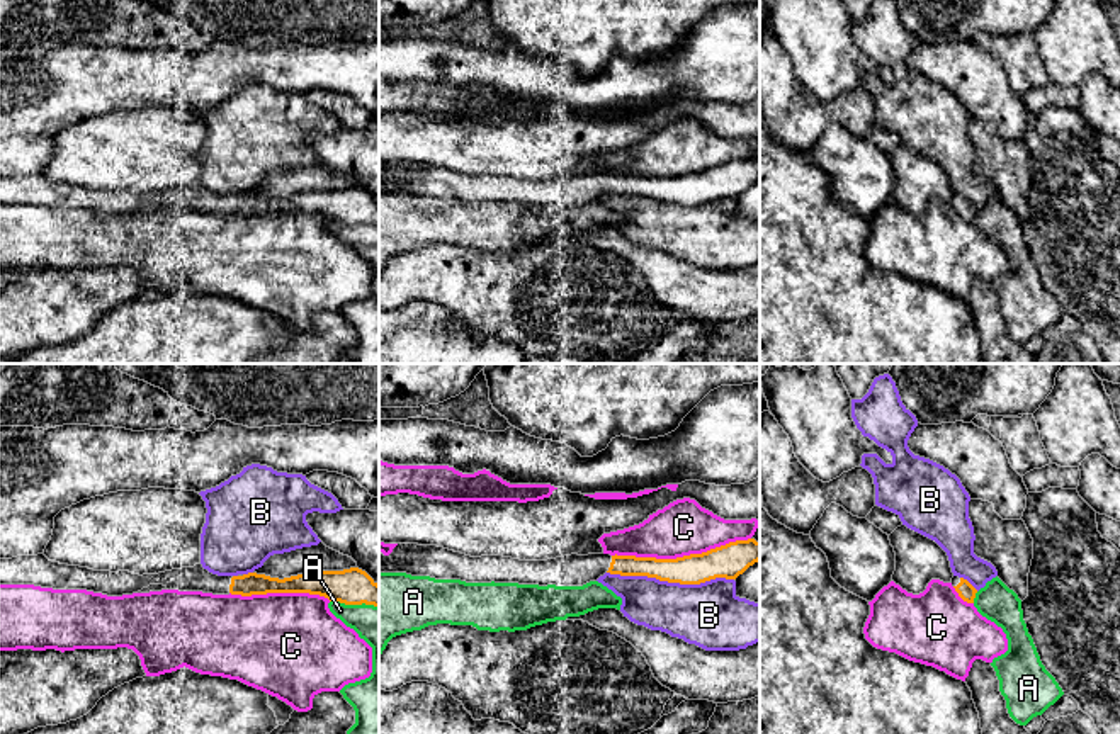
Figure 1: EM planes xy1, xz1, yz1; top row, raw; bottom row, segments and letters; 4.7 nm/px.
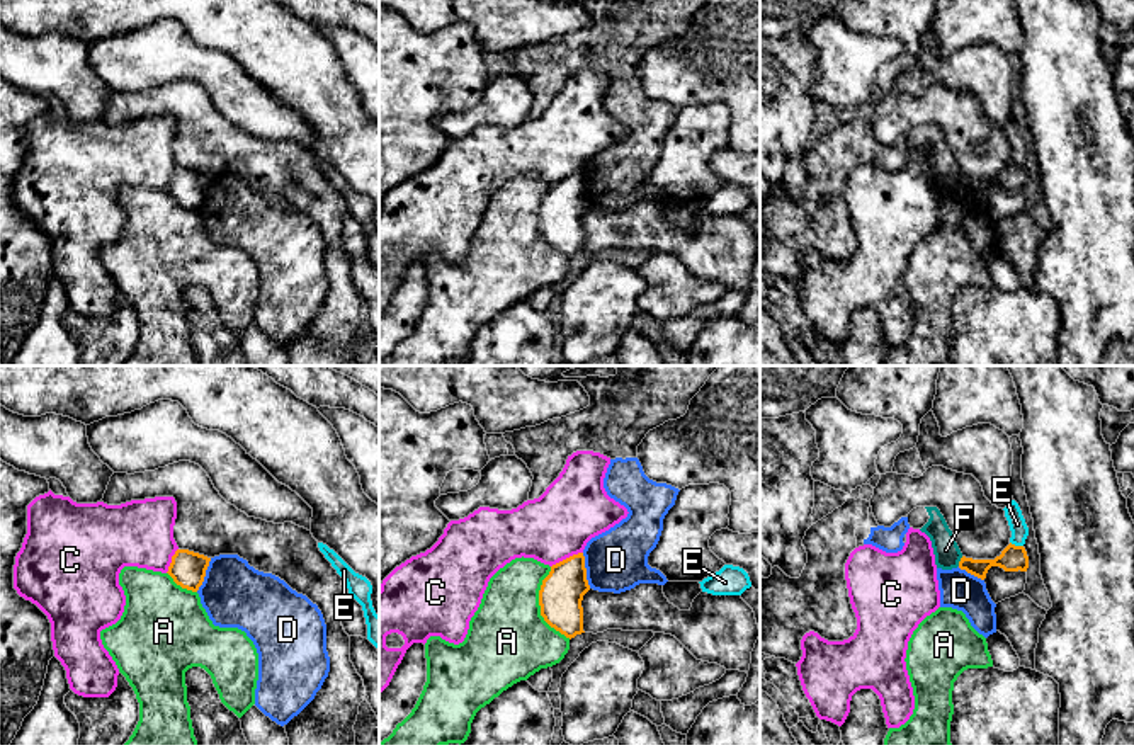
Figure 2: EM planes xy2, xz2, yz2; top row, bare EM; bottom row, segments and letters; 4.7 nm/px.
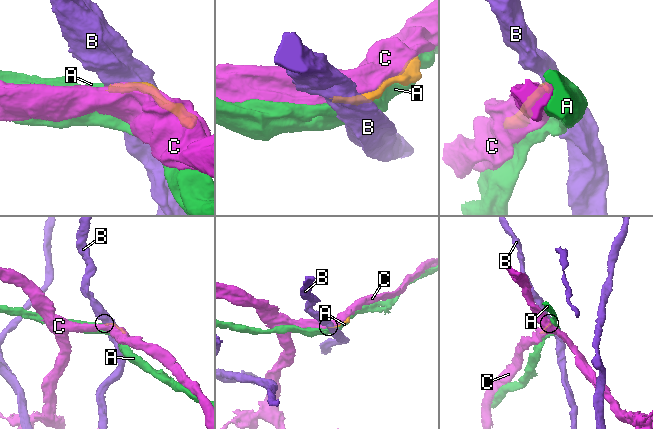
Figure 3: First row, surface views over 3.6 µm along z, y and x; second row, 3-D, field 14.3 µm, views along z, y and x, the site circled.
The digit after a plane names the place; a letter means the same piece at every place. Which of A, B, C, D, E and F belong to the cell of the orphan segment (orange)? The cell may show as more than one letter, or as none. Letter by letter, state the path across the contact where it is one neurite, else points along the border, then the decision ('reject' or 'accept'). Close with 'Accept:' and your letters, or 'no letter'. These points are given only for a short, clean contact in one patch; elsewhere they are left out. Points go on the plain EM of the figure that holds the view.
A: reject
B: reject
C: reject
D: along xz2 (582, 172), (585, 198), (590, 206) | reject
E: along yz2 (1010, 160), (1022, 165) | reject
F: along yz2 (963, 176), (958, 184) | reject
Accept: no letter

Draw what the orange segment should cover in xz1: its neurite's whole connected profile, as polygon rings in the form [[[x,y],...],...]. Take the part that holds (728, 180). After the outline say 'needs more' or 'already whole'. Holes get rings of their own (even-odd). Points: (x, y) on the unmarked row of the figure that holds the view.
[[[736,160],[702,173],[676,178],[636,175],[564,175],[547,180],[520,180],[503,175],[471,177],[437,165],[398,163],[389,175],[379,172],[379,192],[406,192],[466,202],[518,202],[583,206],[605,192],[648,195],[680,204],[700,204],[716,197],[736,199],[760,180],[760,161]]] | needs more

